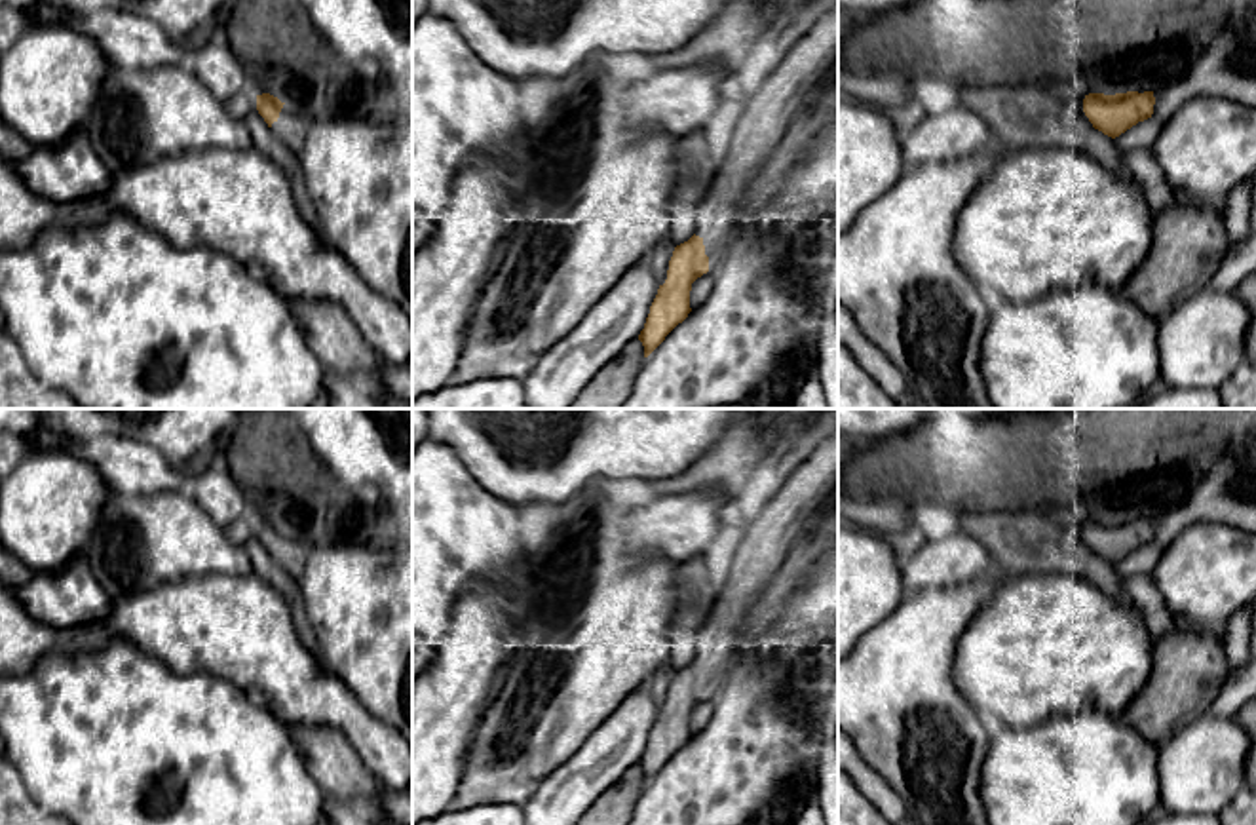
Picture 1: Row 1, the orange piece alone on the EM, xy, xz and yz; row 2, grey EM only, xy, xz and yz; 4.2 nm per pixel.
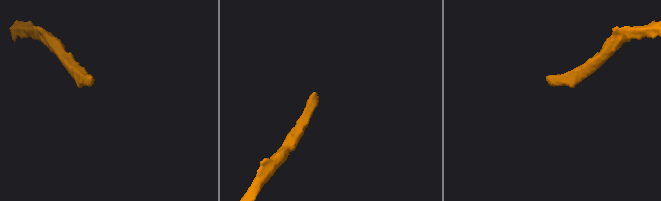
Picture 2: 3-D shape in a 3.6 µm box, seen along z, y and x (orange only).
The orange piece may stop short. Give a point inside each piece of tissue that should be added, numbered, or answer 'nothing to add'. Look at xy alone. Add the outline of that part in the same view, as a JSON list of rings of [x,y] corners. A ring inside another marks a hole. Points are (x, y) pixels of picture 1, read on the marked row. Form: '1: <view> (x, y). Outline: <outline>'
1: xy (291, 126). Outline: [[[283,105],[279,118],[272,124],[272,131],[287,148],[298,152],[308,131],[308,114],[293,105]]]

